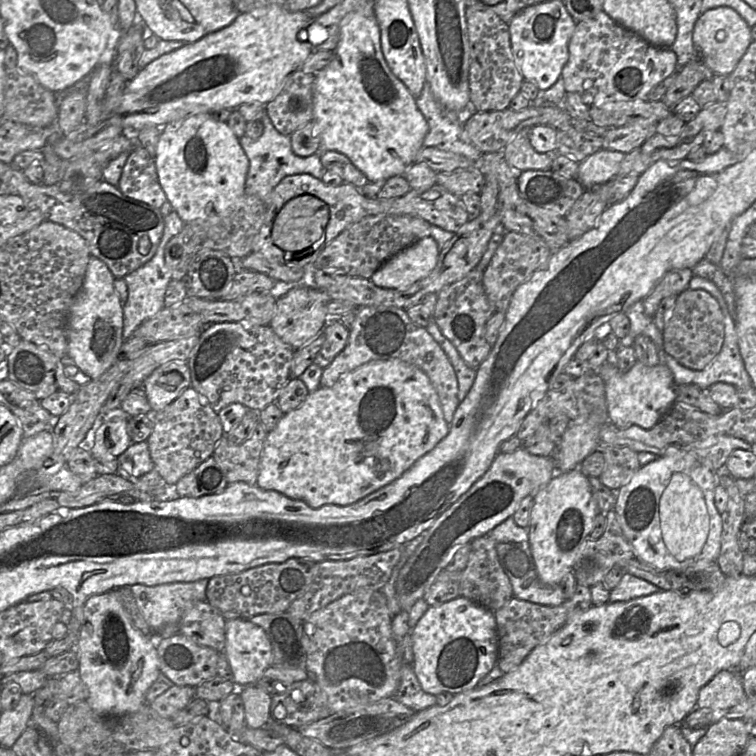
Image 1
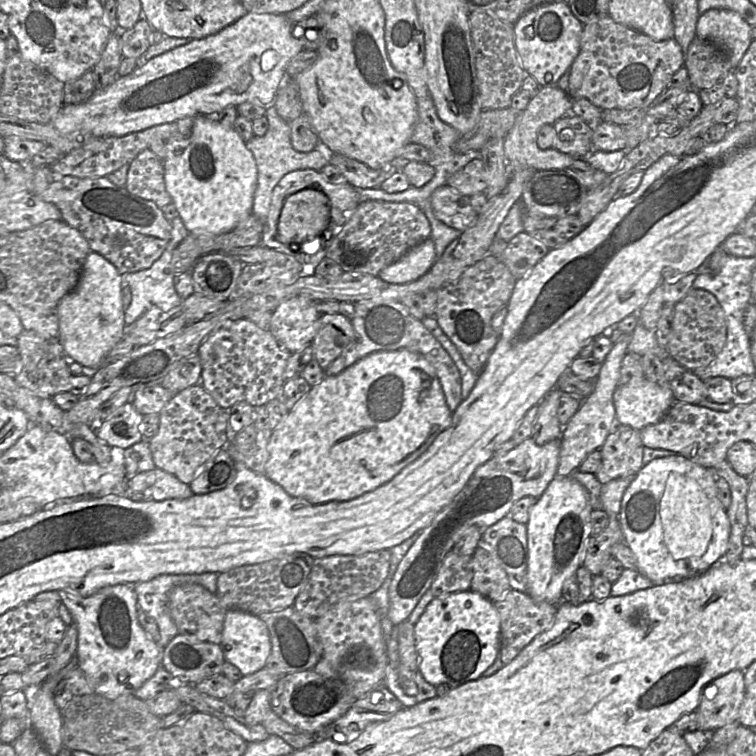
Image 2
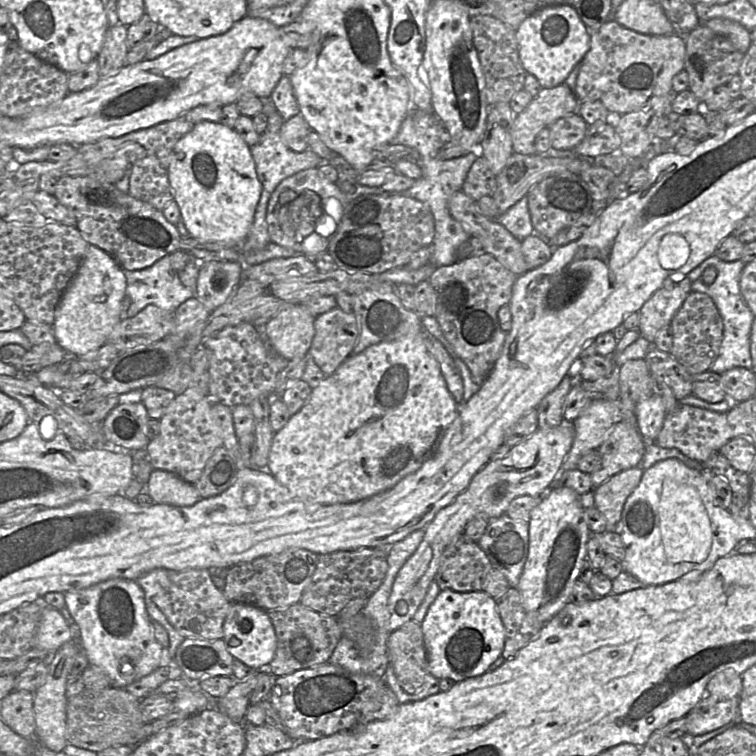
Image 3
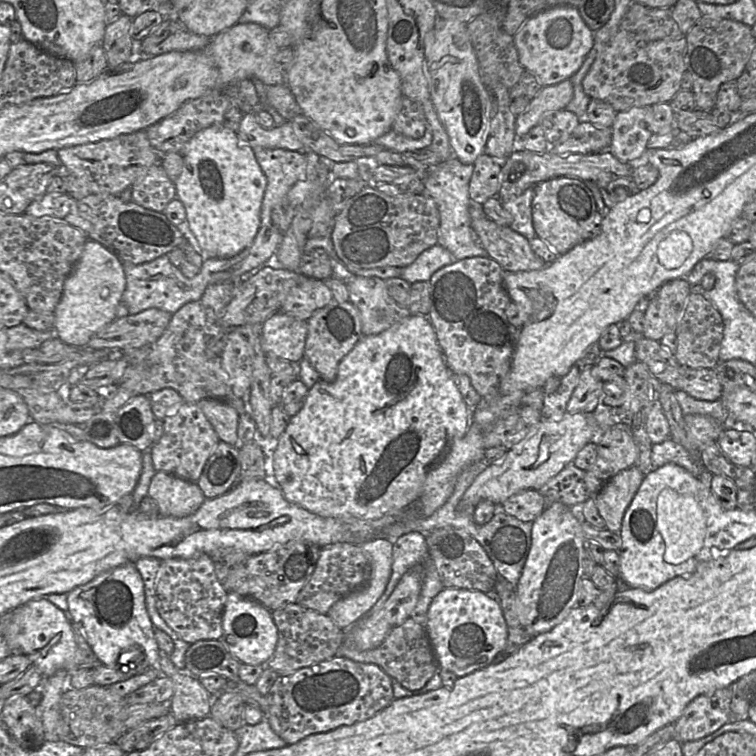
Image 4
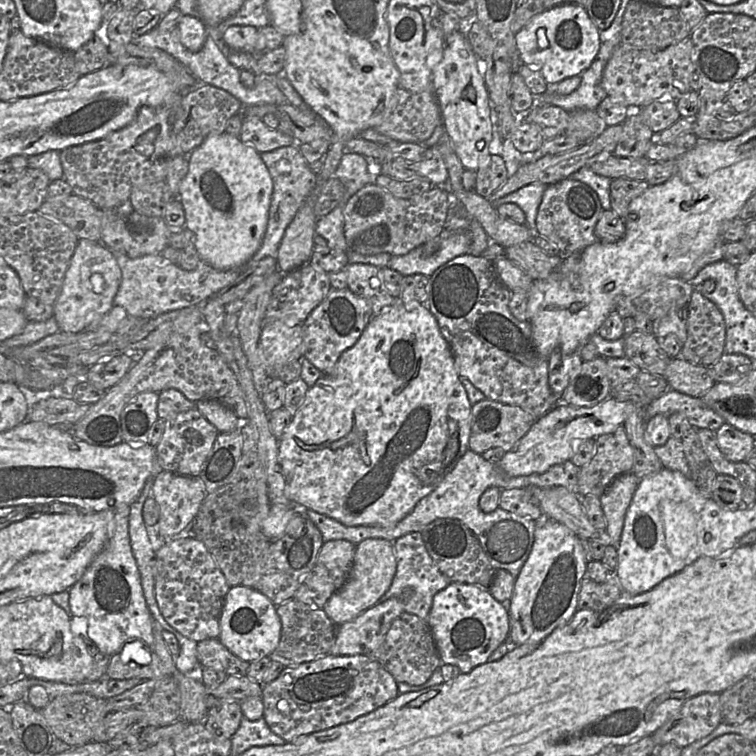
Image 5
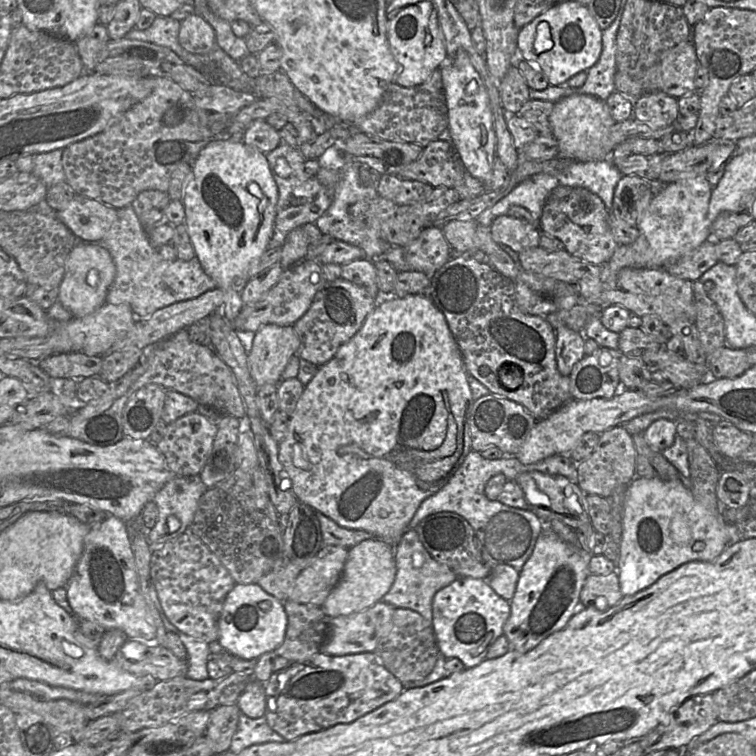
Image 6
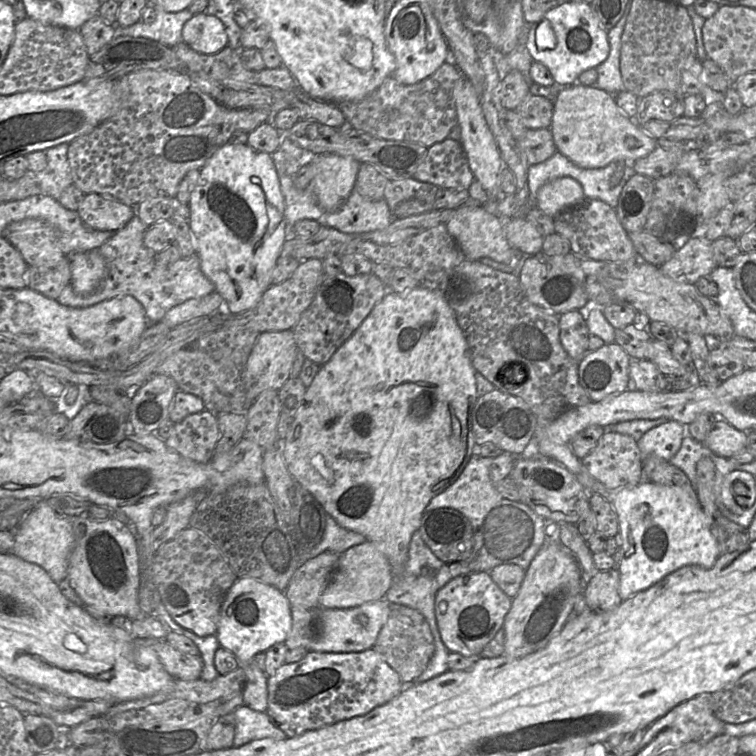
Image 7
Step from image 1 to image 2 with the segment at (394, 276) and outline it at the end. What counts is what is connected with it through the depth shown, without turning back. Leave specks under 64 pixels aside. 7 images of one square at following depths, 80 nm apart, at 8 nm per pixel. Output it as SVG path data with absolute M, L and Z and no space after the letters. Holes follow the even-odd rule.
M431 238L409 249L397 261L382 269L378 277L388 283L405 284L426 274L436 261L435 245Z

